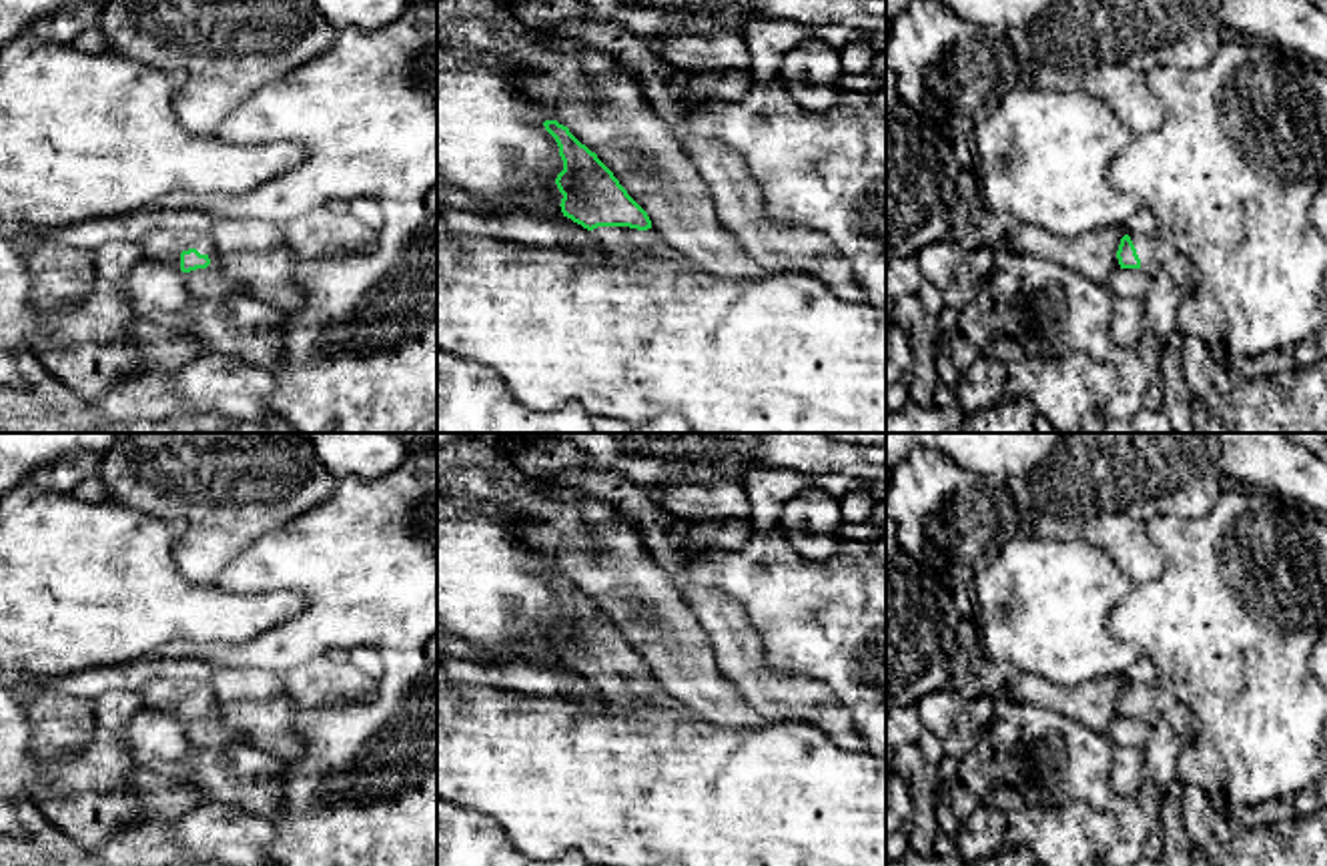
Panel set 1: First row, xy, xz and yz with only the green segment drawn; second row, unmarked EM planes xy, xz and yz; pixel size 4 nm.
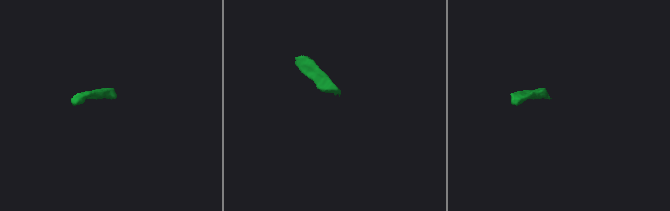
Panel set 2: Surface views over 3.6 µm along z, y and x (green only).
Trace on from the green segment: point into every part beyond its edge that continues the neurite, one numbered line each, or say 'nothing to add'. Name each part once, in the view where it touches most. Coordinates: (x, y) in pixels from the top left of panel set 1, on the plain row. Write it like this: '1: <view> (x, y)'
1: xz (628, 694)

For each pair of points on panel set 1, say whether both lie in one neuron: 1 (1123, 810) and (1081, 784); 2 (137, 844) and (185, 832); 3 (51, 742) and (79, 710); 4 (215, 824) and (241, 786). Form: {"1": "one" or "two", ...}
{"1": "two", "2": "two", "3": "one", "4": "two"}

